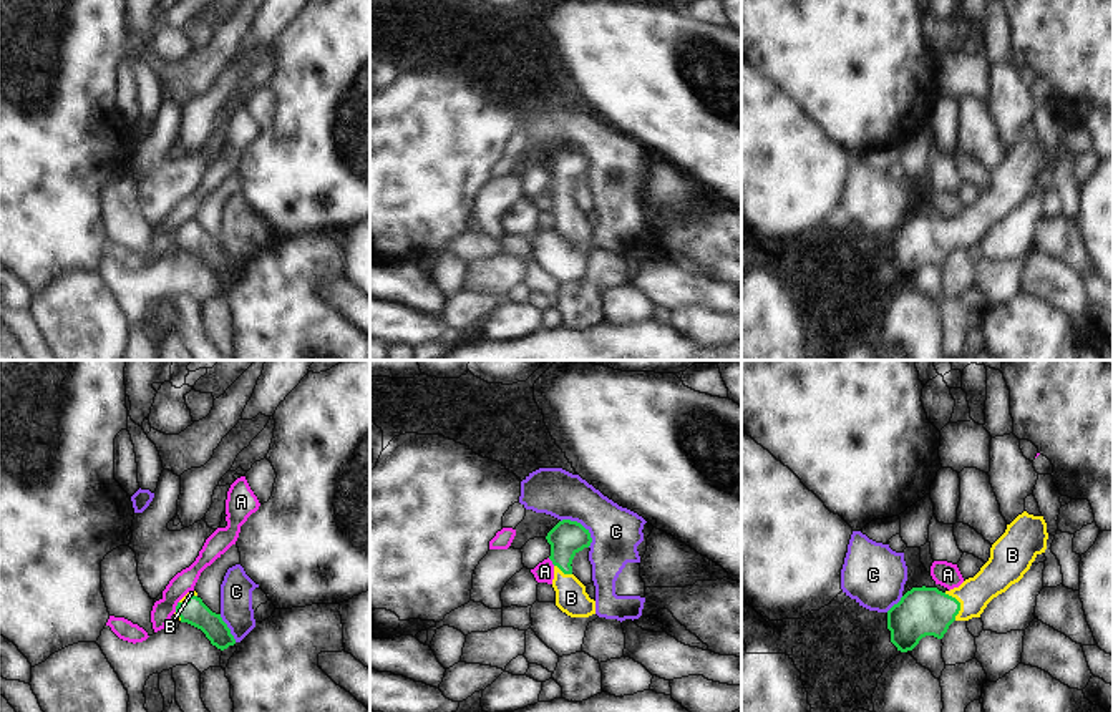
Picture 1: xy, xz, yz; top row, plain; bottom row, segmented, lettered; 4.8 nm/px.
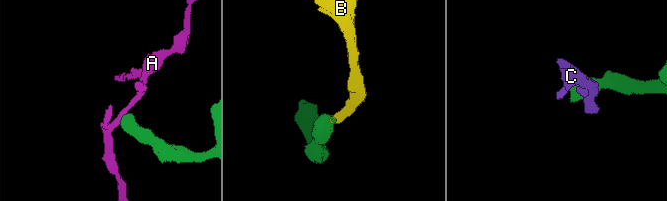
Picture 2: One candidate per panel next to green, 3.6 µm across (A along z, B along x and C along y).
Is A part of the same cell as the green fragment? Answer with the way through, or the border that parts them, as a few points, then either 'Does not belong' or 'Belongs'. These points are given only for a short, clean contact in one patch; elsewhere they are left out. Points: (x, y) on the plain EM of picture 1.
Boundary: xy (178, 229), (174, 239). Does not belong

